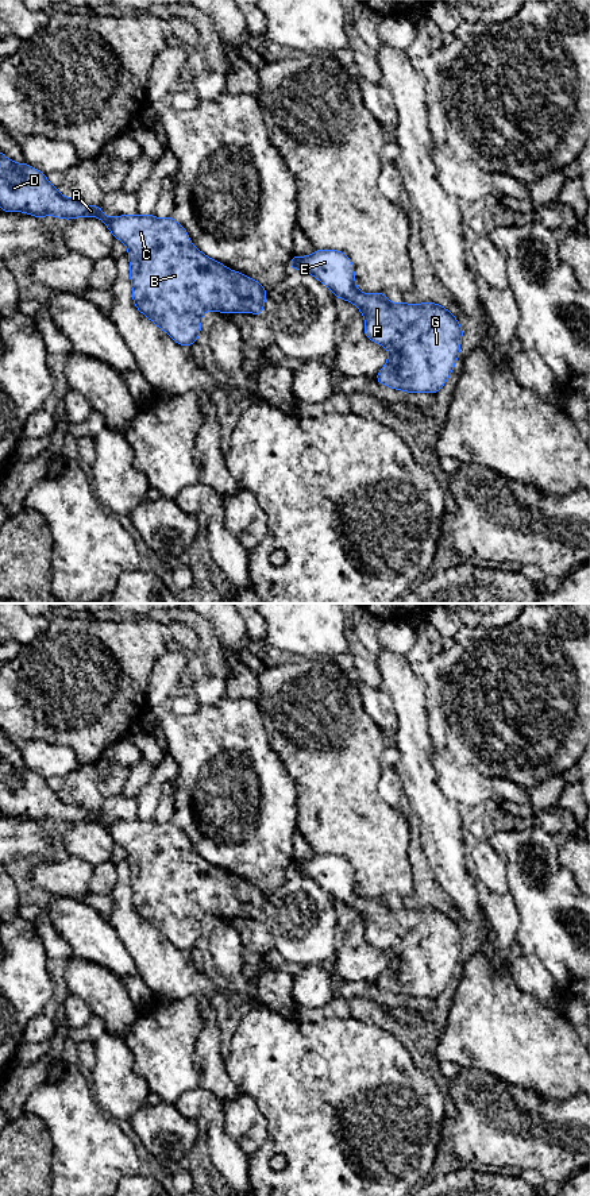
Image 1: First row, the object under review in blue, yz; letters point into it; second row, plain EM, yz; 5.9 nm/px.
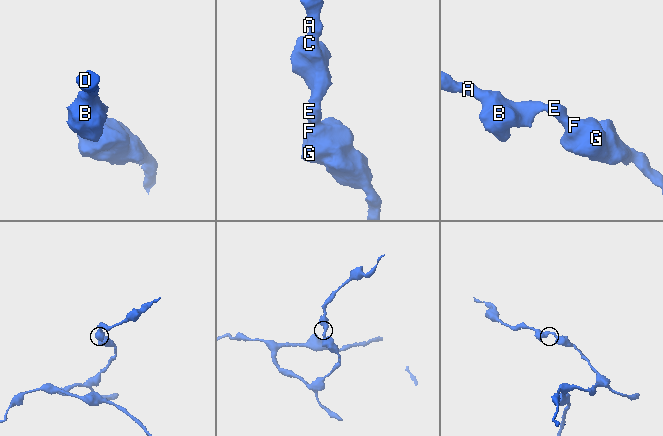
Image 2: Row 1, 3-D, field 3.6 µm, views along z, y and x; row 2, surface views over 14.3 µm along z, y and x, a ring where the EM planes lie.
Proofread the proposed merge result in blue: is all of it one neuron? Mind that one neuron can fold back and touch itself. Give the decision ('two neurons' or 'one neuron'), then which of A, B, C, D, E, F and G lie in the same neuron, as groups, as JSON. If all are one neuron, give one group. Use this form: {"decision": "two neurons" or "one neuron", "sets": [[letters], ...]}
{"decision": "one neuron", "sets": [["A", "B", "C", "D", "E", "F", "G"]]}

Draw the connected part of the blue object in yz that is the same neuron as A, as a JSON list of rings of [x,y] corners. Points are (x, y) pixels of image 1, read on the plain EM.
[[[0,757],[0,814],[26,817],[38,823],[49,819],[65,825],[82,821],[99,822],[113,842],[122,845],[128,853],[135,911],[180,950],[190,952],[198,946],[203,919],[207,915],[230,919],[263,918],[267,900],[262,888],[239,876],[231,876],[225,869],[197,854],[186,834],[173,822],[158,823],[154,819],[107,822],[100,810],[85,810],[77,803],[63,802],[47,786],[45,778],[27,768],[15,768],[3,757]]]

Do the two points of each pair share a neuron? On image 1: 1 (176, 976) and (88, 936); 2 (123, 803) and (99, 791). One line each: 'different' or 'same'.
1: different
2: different

